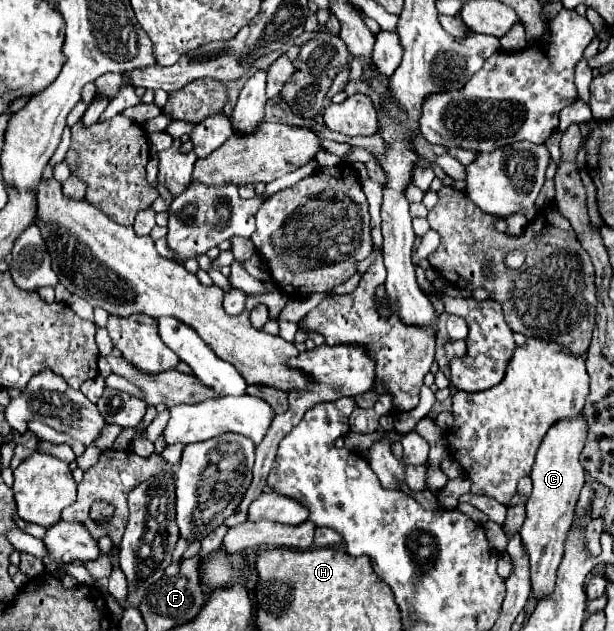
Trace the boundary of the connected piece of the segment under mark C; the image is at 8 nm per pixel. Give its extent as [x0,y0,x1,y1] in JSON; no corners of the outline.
[519,414,589,598]

